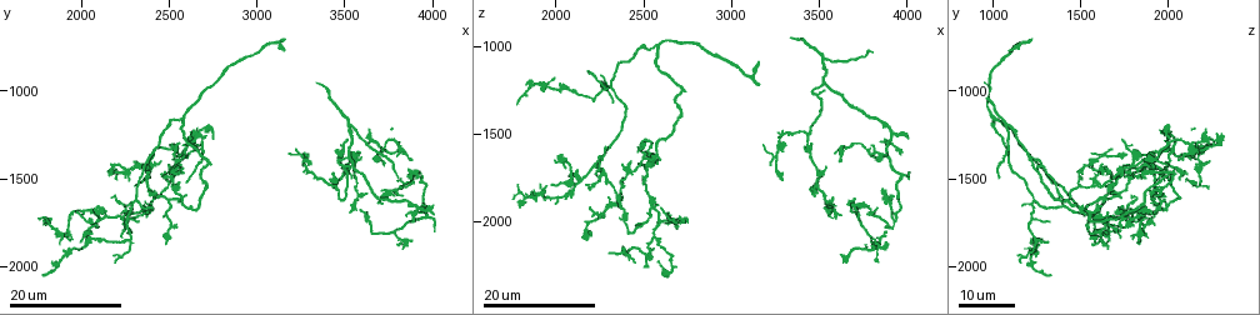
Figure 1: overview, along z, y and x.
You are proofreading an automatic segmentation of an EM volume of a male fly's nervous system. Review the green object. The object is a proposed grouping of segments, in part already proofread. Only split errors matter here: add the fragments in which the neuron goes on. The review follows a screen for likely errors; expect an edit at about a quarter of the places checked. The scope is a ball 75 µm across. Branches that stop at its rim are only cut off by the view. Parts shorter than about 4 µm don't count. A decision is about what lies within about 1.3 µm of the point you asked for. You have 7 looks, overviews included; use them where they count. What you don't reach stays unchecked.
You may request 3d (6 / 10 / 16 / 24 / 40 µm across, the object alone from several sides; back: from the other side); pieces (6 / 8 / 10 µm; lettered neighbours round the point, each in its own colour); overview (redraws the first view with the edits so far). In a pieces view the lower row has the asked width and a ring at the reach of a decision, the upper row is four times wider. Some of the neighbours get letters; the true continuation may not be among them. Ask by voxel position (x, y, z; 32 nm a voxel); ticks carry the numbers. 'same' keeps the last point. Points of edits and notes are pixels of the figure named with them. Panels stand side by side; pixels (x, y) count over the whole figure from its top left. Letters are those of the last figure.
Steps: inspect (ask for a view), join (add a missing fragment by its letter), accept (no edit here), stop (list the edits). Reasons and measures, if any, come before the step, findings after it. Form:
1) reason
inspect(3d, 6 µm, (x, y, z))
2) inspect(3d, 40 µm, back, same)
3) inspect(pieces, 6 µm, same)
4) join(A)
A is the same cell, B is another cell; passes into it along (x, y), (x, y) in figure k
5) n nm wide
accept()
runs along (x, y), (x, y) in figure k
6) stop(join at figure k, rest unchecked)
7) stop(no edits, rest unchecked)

an open end
inspect(3d, 16 µm, (2740, 1260, 2000))

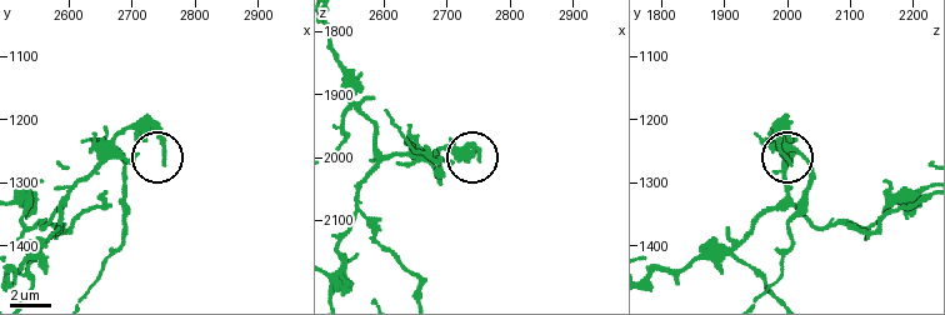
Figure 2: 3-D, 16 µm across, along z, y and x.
inspect(pieces, 6 µm, (2745, 1270, 2000))

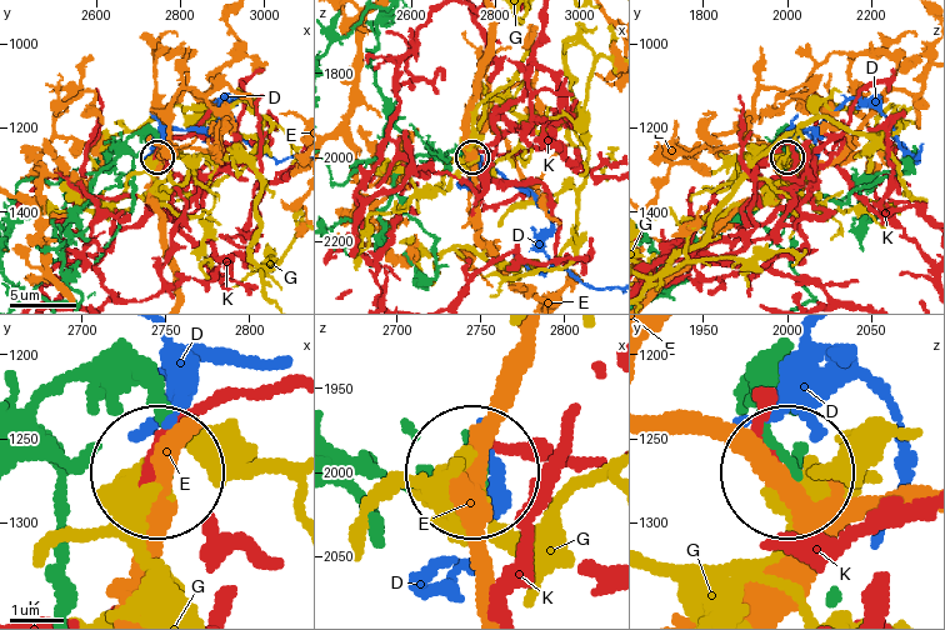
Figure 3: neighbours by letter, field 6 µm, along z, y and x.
accept()
D, E, G and K are other cells; none of them fits

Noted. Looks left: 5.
thin end
inspect(3d, 16 µm, (2560, 1420, 1620))

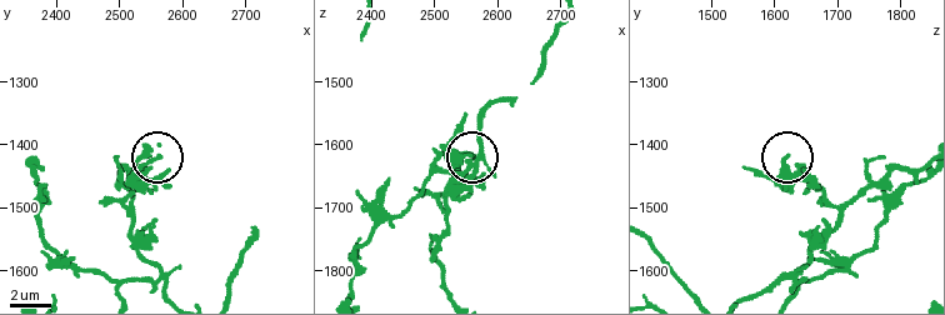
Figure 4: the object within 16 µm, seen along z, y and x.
see the neighbours
inspect(pieces, 10 µm, (2565, 1420, 1615))

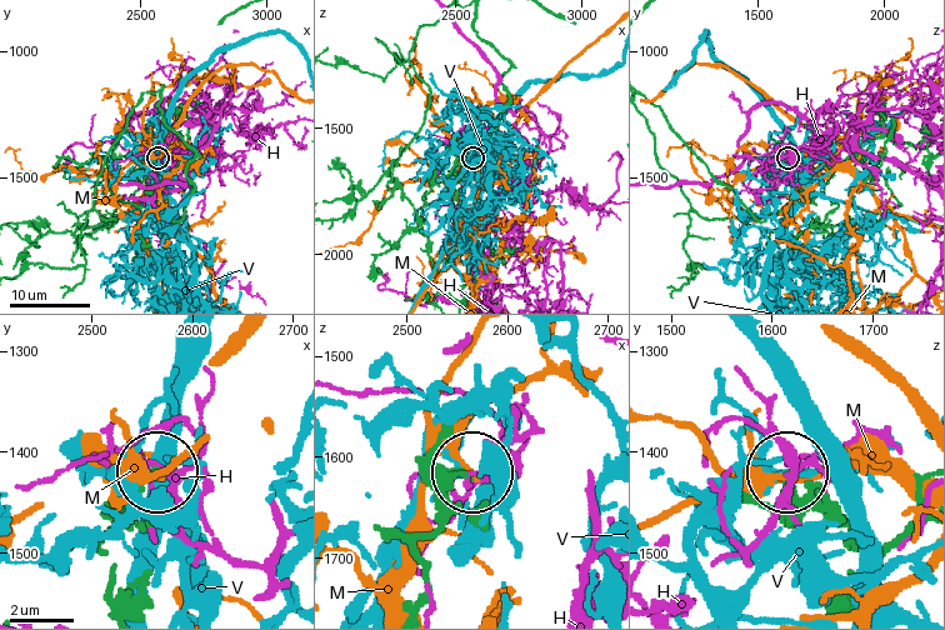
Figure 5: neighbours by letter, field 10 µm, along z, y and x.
170 nm wide
accept()
H, M and V are other cells; none of them fits

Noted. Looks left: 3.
an open end
inspect(3d, 24 µm, (2160, 1480, 2120))

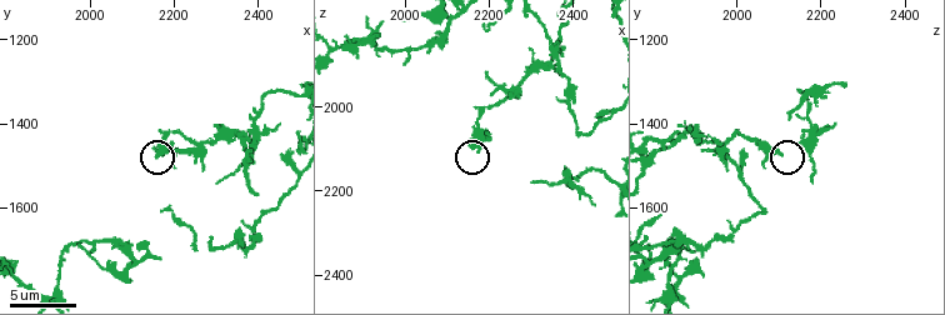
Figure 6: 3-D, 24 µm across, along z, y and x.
what lies round it
inspect(pieces, 8 µm, (2175, 1475, 2105))

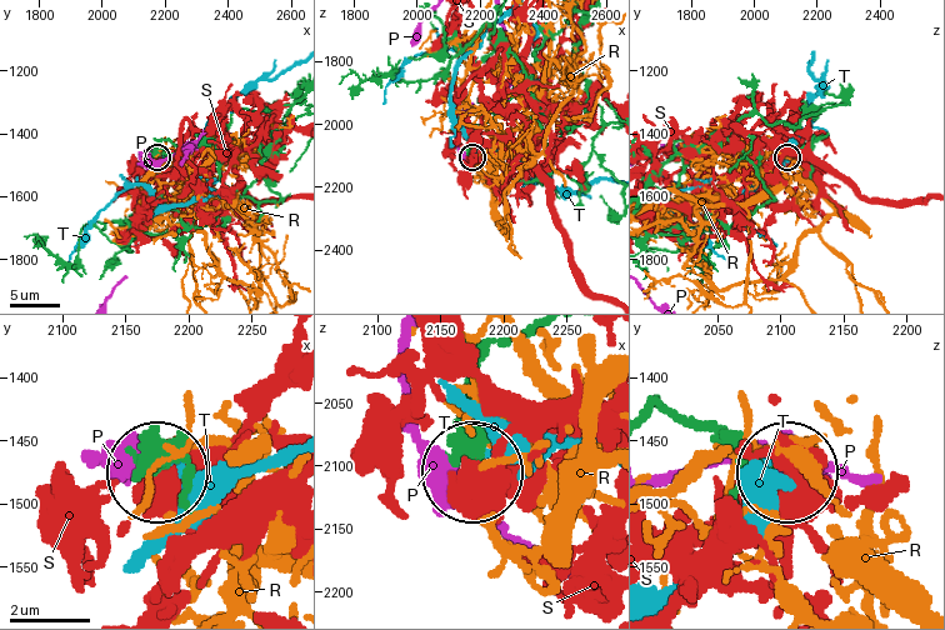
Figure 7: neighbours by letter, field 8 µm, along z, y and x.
280 nm wide
accept()
P, R, S and T are other cells; none of them fits

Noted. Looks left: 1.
stop(no edits, rest unchecked)

